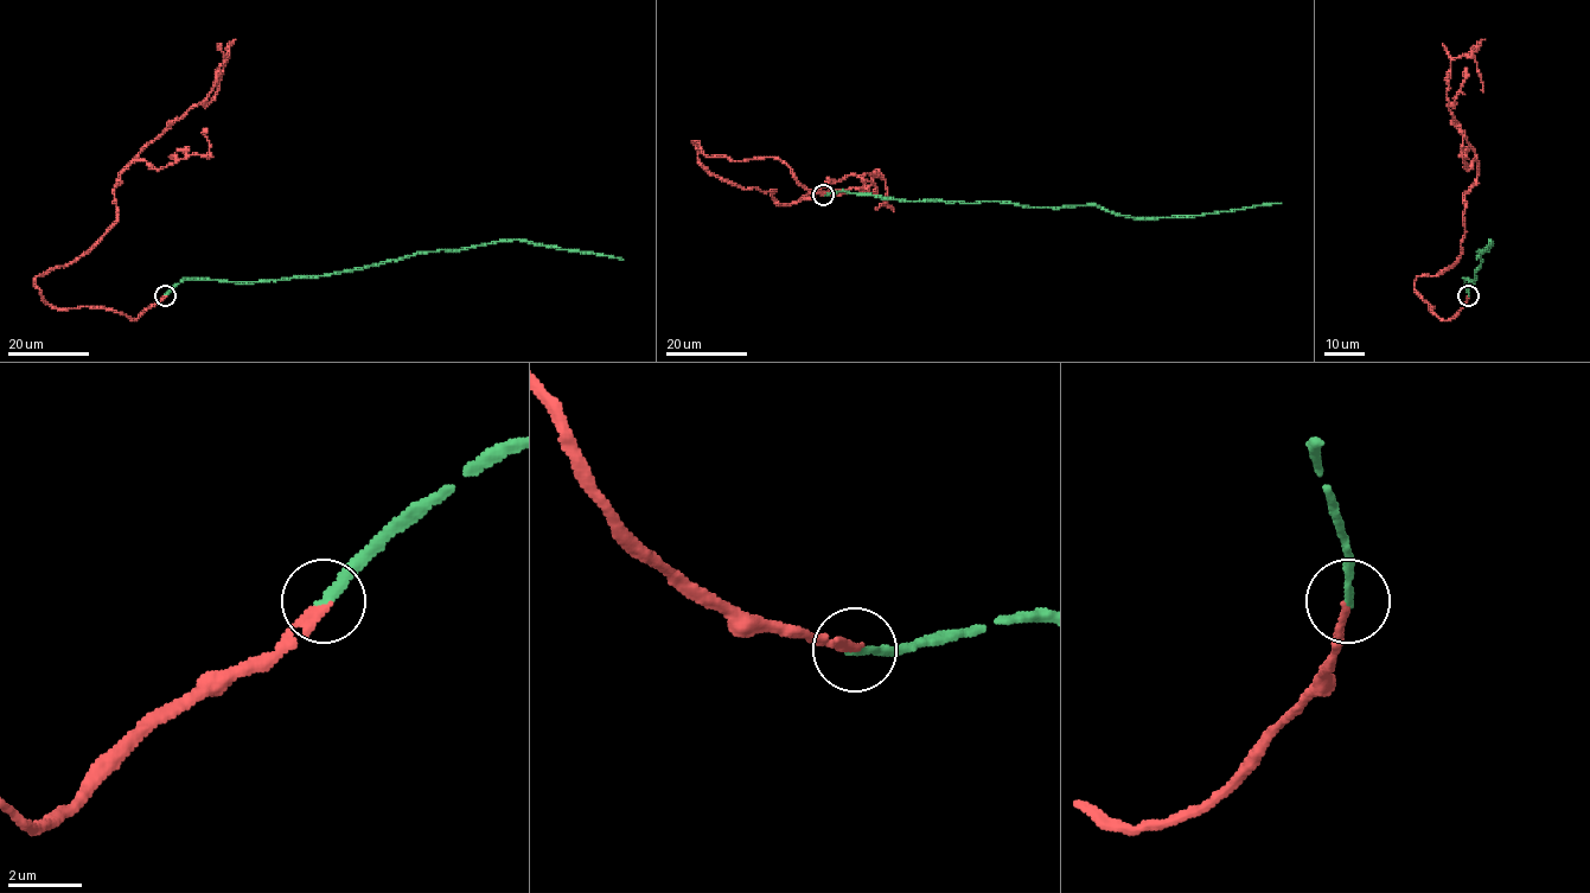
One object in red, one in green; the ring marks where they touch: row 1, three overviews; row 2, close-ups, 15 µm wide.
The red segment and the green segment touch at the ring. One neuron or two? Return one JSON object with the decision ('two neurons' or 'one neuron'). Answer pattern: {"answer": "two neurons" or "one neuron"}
{"answer": "one neuron"}

